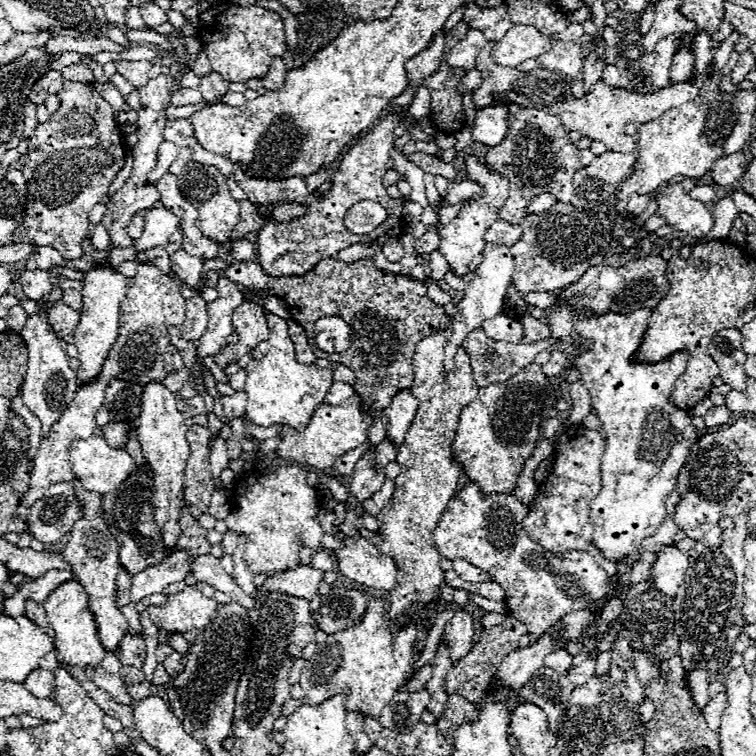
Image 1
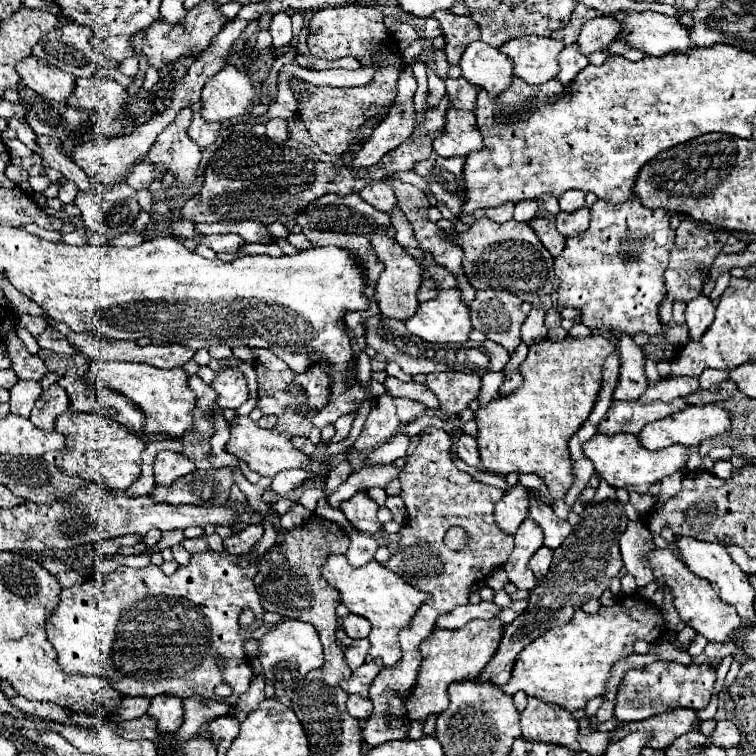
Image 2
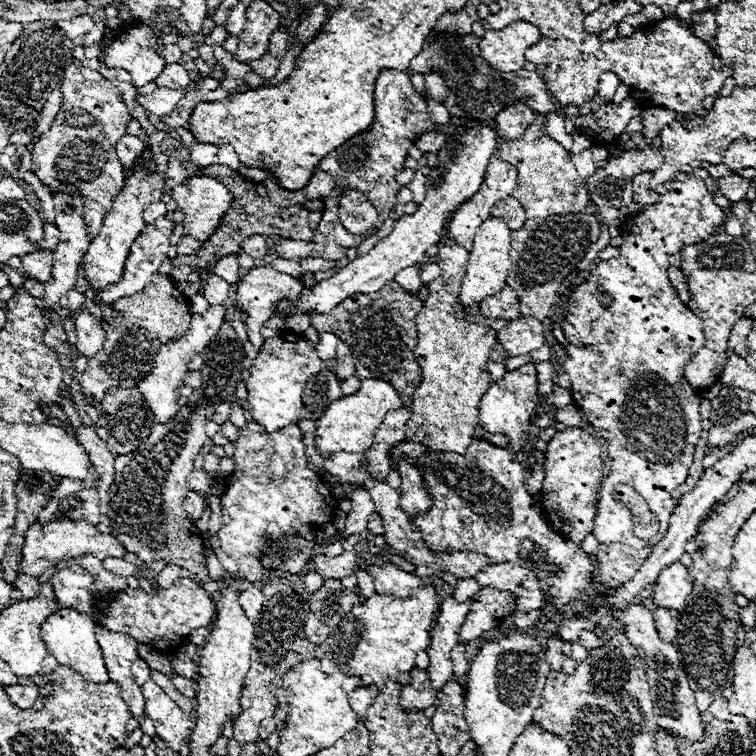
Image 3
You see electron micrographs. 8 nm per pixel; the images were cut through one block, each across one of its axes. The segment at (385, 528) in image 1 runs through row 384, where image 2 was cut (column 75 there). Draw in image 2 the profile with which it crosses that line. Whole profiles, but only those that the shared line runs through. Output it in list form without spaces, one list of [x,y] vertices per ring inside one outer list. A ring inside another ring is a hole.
[[[64,412],[62,416],[56,418],[54,430],[66,436],[66,448],[60,450],[60,454],[58,452],[48,454],[48,458],[64,474],[94,480],[120,492],[126,492],[128,486],[134,480],[138,480],[142,466],[140,454],[144,450],[144,442],[120,422],[106,418],[98,412]]]

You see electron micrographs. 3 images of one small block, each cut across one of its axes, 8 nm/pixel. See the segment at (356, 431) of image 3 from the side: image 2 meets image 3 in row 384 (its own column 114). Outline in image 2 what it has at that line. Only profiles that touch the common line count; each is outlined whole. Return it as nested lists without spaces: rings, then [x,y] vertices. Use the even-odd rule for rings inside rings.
[[[90,360],[88,368],[88,380],[96,388],[108,388],[114,392],[124,394],[128,400],[132,400],[146,416],[146,434],[164,432],[172,438],[182,438],[186,430],[190,430],[190,410],[196,406],[194,392],[188,388],[188,378],[182,368],[162,370],[146,364],[134,364],[134,362],[98,362]]]

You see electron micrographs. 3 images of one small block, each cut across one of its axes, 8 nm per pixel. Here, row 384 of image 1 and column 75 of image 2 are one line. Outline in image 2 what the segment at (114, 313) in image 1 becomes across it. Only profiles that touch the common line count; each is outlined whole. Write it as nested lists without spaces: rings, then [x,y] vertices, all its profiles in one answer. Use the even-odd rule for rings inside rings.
[[[28,56],[16,64],[16,72],[20,76],[20,82],[34,90],[36,94],[54,100],[54,102],[66,102],[70,92],[74,90],[76,78],[34,58]]]

